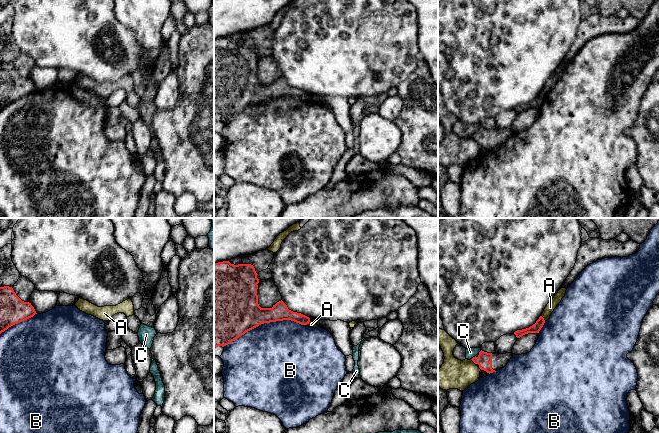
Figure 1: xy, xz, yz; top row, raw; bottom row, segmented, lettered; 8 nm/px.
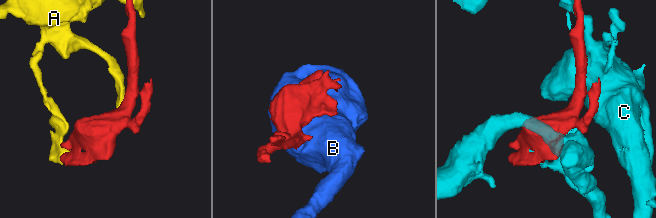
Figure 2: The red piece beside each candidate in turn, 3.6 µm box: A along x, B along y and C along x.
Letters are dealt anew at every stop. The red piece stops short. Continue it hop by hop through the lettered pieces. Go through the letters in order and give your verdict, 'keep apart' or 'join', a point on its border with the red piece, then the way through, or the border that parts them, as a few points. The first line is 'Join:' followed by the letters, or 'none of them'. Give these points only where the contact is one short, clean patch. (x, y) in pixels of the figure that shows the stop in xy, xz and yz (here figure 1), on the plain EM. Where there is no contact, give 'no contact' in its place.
Join: none of them
A: keep apart | yz (543, 94)
B: keep apart | xz (264, 98)
C: keep apart | yz (473, 133) | along yz (475, 131), (471, 135)

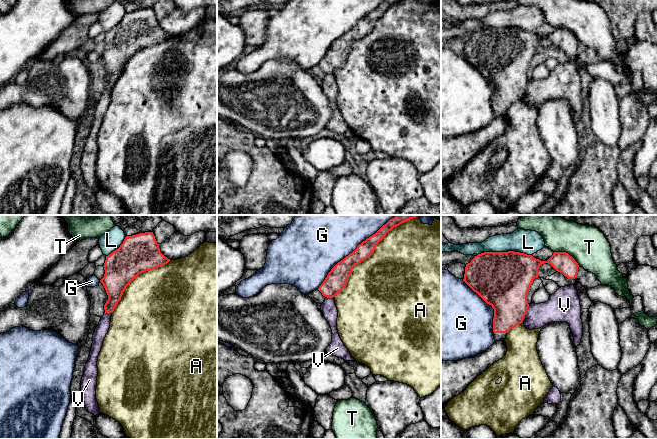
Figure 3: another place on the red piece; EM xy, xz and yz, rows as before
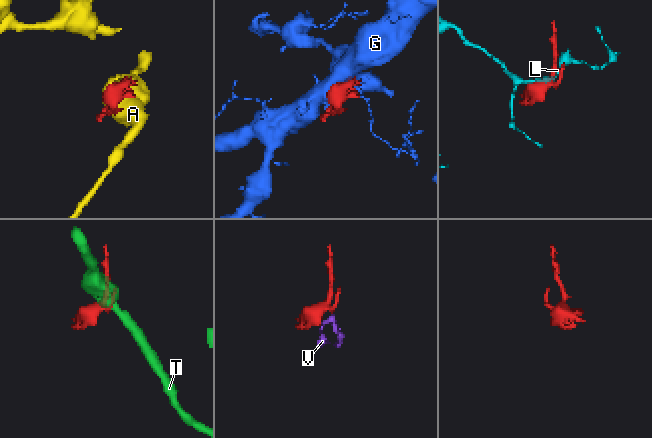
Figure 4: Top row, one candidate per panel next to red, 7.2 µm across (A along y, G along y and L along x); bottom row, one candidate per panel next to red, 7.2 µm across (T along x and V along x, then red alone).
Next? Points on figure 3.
Join: V
A: keep apart | xz (364, 35)
G: keep apart | xz (349, 30)
L: keep apart | yz (508, 27)
T: keep apart | yz (567, 29)
V: join | yz (526, 88)

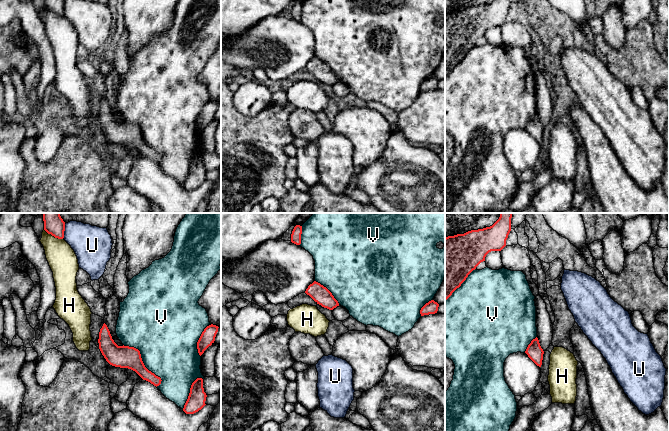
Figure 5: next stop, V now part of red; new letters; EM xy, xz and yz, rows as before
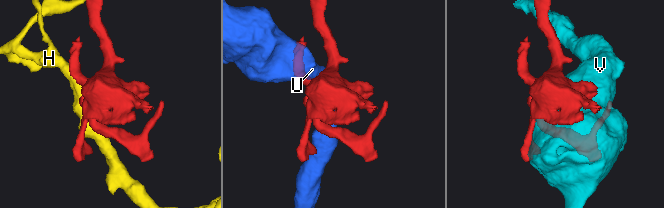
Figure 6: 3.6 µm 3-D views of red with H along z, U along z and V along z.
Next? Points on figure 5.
Join: none of them
H: keep apart | xy (53, 11) | along xy (44, 5), (55, 13), (62, 15)
U: keep apart | xy (64, 6)
V: keep apart | xy (142, 138)

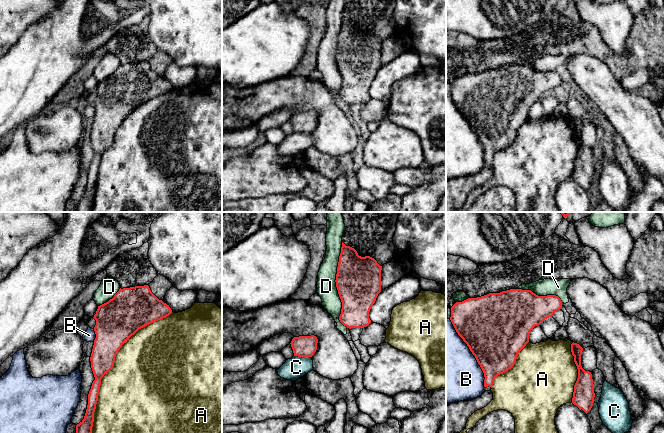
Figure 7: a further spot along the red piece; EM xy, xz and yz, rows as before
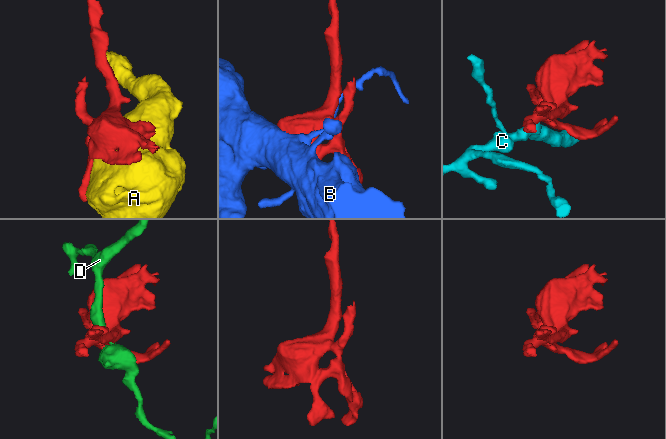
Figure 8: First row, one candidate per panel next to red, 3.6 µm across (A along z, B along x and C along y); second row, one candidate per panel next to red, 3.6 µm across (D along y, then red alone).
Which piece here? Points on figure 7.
Join: none of them
A: keep apart | xy (113, 141)
B: keep apart | yz (472, 129)
C: keep apart | xz (303, 132) | along xz (294, 131), (311, 133)
D: keep apart | xz (336, 61)

